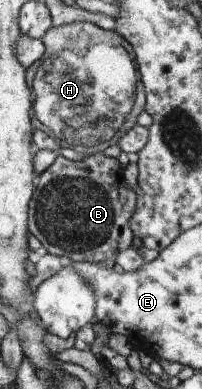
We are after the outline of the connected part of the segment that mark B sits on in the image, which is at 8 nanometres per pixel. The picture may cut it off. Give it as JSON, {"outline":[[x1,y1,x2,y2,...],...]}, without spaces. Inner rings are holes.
{"outline":[[100,150,77,161,60,156,38,177,35,195,29,204,29,229,50,254,68,261,94,262,114,268,118,266,119,255,130,249,135,240,131,219,138,199,138,193,124,179,124,169,117,158,104,155]]}

